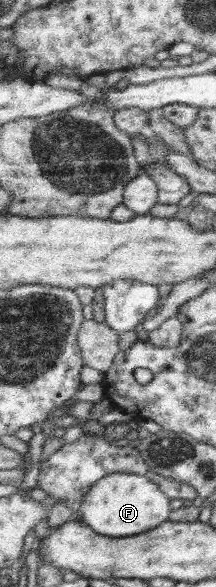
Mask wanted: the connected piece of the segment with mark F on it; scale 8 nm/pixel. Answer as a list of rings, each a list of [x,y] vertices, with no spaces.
[[[116,472],[104,476],[84,497],[79,511],[82,521],[104,536],[125,537],[141,535],[170,521],[171,499],[147,476]]]

